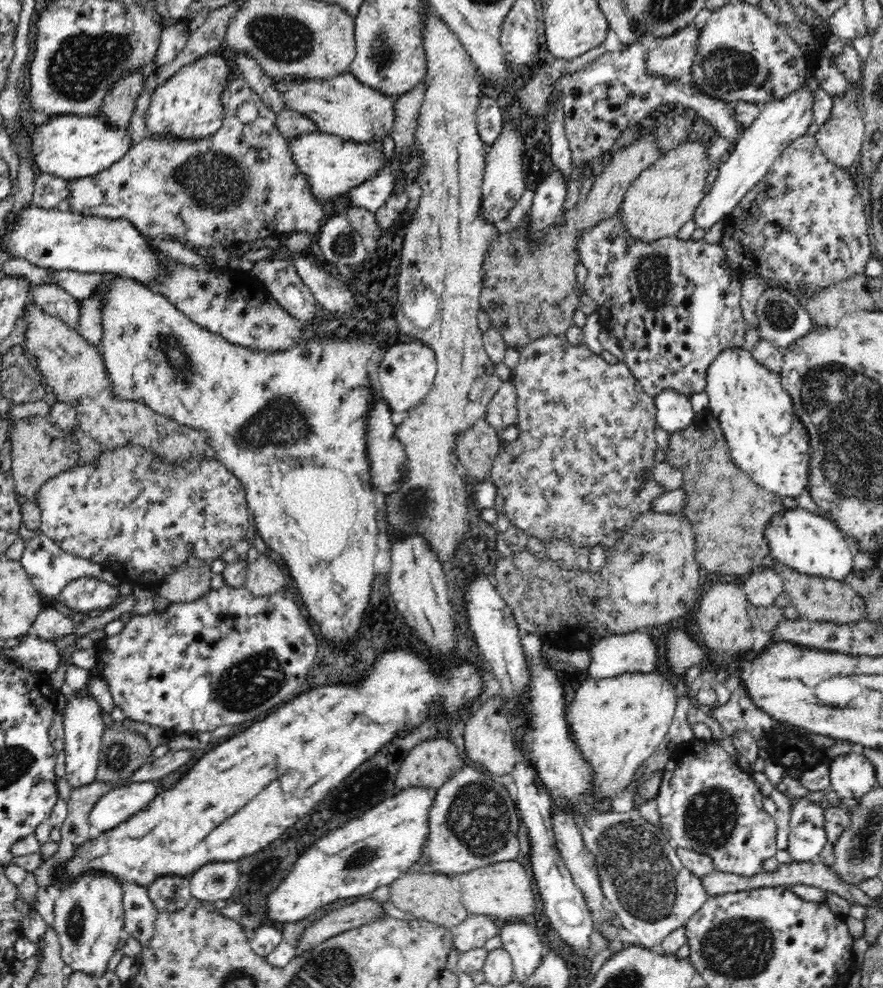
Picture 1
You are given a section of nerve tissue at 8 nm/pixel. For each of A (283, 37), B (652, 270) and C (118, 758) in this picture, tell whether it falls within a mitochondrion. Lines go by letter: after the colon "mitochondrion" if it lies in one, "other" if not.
A: mitochondrion
B: mitochondrion
C: mitochondrion

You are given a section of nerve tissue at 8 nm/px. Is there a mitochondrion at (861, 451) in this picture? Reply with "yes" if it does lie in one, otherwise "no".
yes

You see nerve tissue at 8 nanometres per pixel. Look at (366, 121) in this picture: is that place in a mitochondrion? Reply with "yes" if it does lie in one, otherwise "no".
no

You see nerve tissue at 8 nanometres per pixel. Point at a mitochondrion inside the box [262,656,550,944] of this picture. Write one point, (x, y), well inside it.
(478, 818)

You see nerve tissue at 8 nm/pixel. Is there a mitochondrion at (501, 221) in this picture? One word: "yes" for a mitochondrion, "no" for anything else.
no

